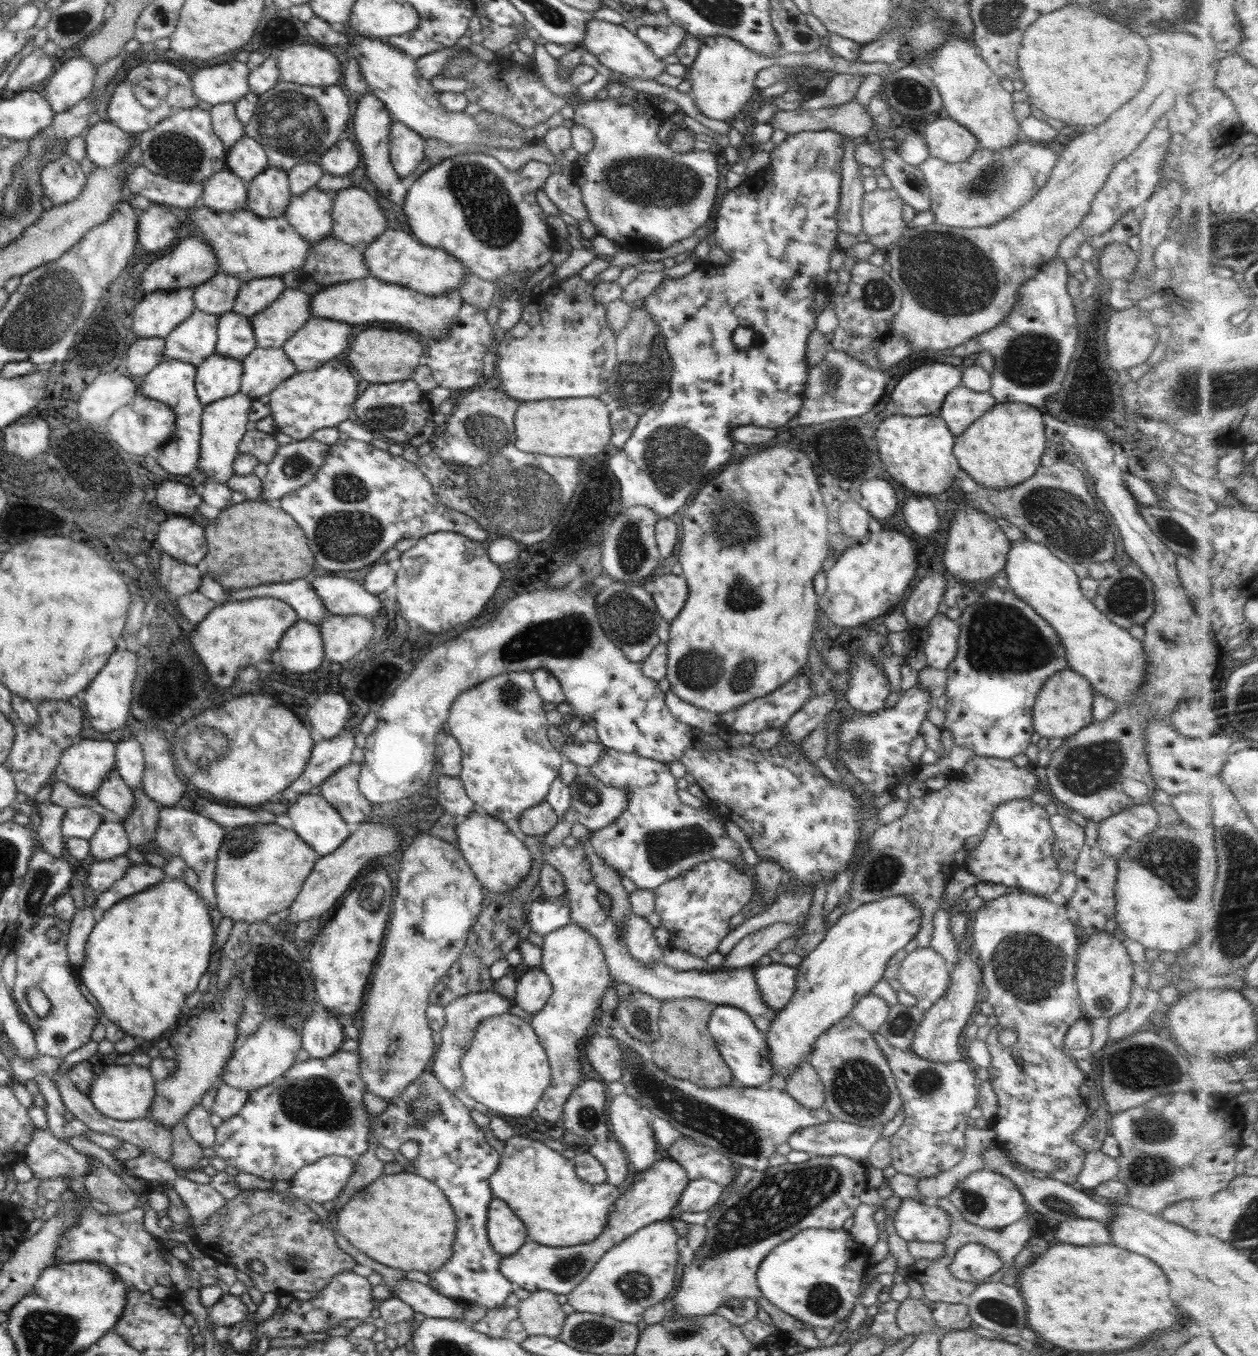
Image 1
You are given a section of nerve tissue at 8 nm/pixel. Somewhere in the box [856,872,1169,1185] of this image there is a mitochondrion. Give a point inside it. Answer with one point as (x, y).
(1034, 968)

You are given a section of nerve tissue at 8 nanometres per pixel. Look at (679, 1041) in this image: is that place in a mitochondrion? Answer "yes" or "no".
yes

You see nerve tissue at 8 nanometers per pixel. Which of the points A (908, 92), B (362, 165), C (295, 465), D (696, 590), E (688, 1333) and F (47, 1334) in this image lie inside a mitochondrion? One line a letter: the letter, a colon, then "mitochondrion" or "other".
A: mitochondrion
B: other
C: mitochondrion
D: other
E: mitochondrion
F: mitochondrion

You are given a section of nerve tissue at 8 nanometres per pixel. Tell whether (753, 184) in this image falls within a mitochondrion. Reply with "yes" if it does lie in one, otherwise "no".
no

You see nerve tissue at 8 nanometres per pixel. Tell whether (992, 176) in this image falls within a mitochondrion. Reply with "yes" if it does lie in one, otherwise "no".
yes

